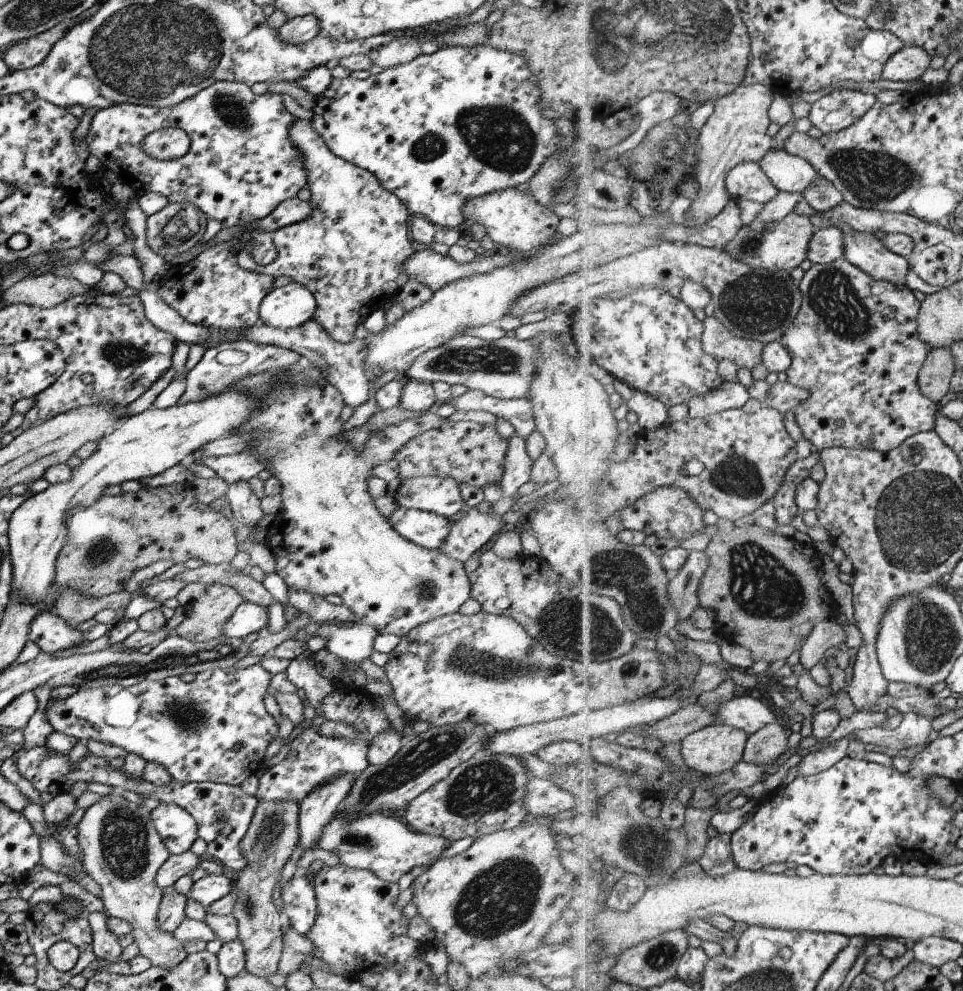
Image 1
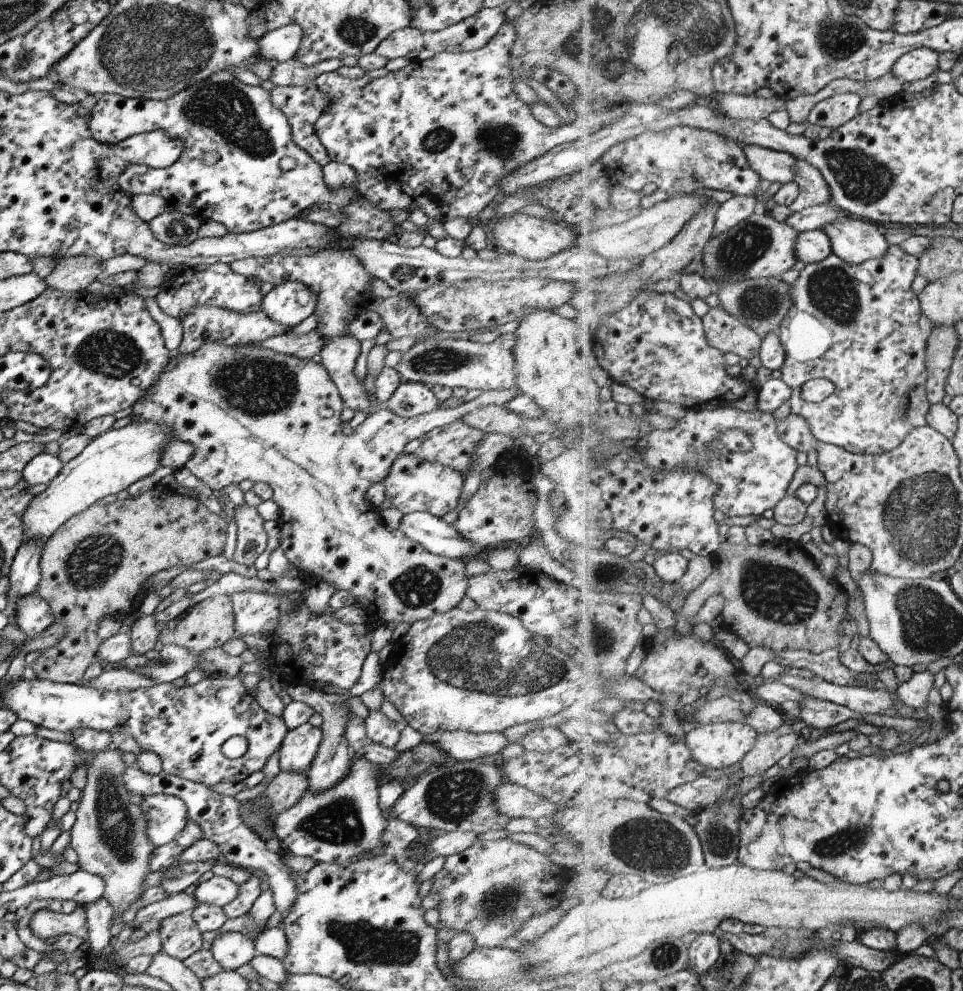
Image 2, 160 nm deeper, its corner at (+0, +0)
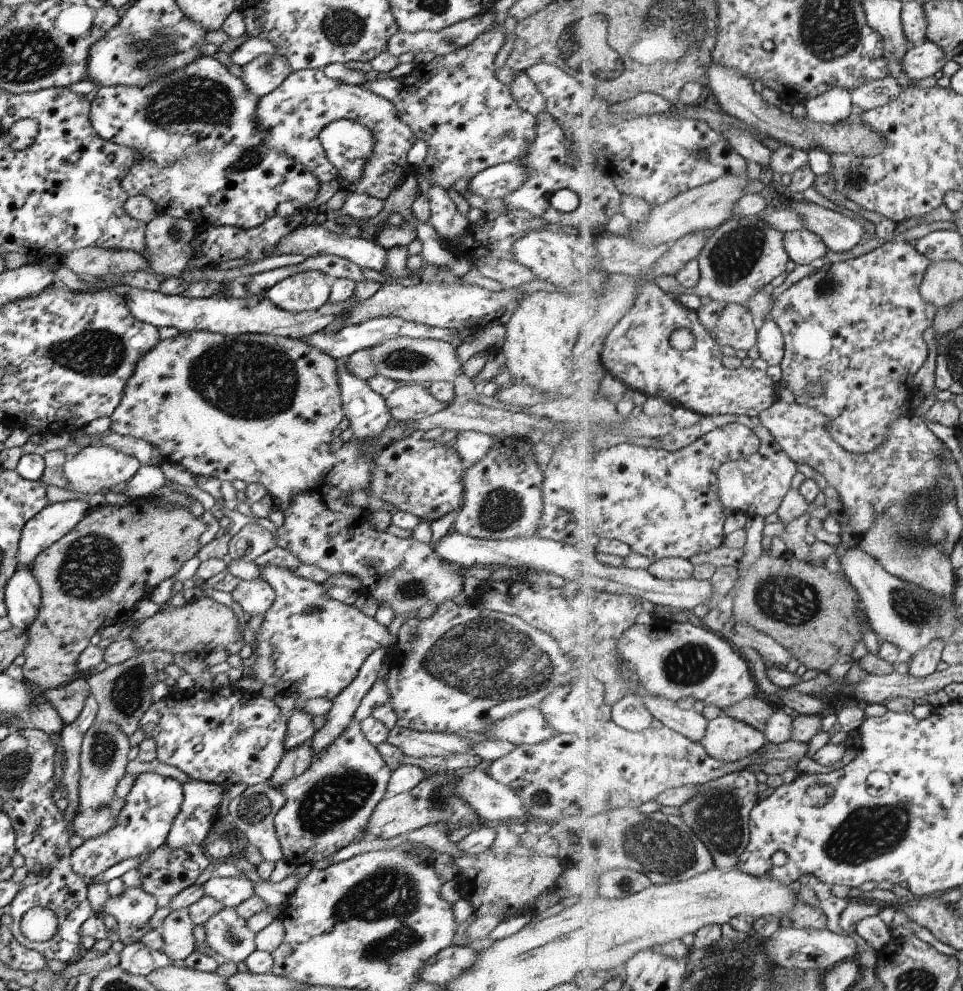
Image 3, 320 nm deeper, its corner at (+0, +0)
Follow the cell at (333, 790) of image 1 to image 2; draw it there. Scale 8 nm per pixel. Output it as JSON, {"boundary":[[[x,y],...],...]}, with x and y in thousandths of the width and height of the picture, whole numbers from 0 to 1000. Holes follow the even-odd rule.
{"boundary":[[[299,691],[297,699],[302,706],[320,710],[326,718],[334,723],[334,730],[331,733],[333,740],[331,753],[317,782],[320,789],[319,796],[322,798],[329,799],[342,795],[351,790],[361,780],[366,763],[366,760],[362,758],[361,749],[357,744],[359,730],[367,723],[358,710],[361,703],[358,700],[341,700],[327,697],[317,691]]]}

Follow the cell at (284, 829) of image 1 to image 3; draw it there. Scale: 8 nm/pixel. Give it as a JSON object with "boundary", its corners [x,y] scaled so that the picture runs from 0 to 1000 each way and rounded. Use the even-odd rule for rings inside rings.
{"boundary":[[[318,747],[309,754],[296,757],[288,775],[282,779],[279,789],[291,792],[298,789],[301,785],[313,781],[324,768],[325,763],[322,747]]]}

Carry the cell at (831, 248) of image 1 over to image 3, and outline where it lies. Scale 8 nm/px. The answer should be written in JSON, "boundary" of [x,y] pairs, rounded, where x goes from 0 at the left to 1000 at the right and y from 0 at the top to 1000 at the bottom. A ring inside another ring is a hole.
{"boundary":[[[836,230],[816,234],[814,247],[827,266],[842,266],[844,262],[855,260],[862,252],[853,238]]]}

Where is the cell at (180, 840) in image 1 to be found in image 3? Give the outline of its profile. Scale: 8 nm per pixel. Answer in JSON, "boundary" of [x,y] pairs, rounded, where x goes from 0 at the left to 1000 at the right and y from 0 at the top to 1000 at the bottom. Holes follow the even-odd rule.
{"boundary":[[[157,779],[140,783],[137,793],[129,803],[129,811],[120,821],[118,832],[111,840],[87,848],[73,862],[75,879],[84,886],[93,886],[109,880],[118,872],[130,867],[151,864],[170,852],[178,839],[180,824],[186,819],[190,807],[189,793],[178,784],[169,784]]]}

